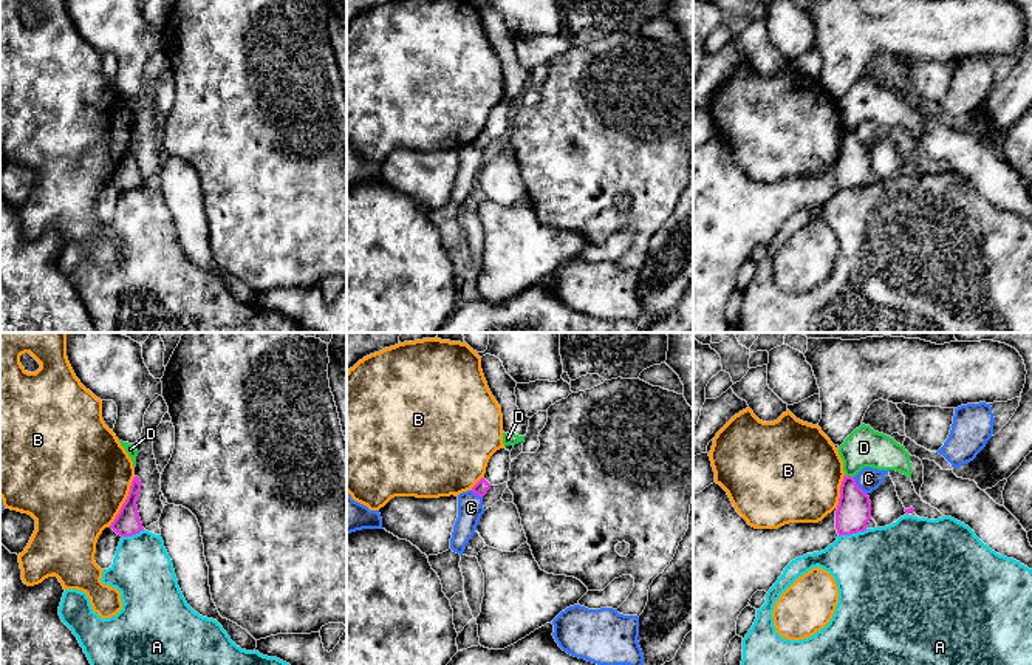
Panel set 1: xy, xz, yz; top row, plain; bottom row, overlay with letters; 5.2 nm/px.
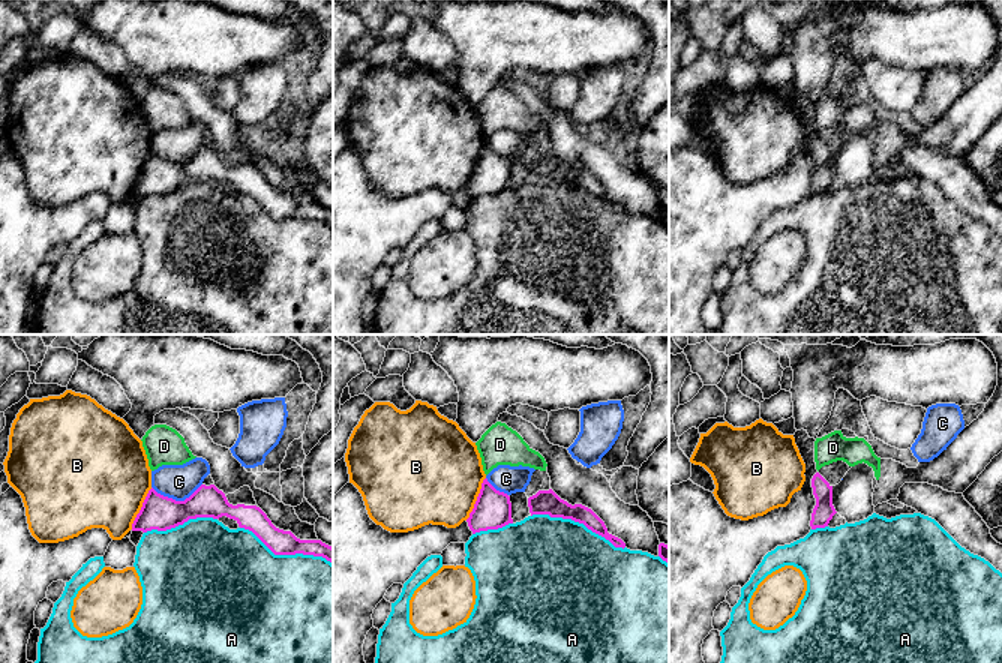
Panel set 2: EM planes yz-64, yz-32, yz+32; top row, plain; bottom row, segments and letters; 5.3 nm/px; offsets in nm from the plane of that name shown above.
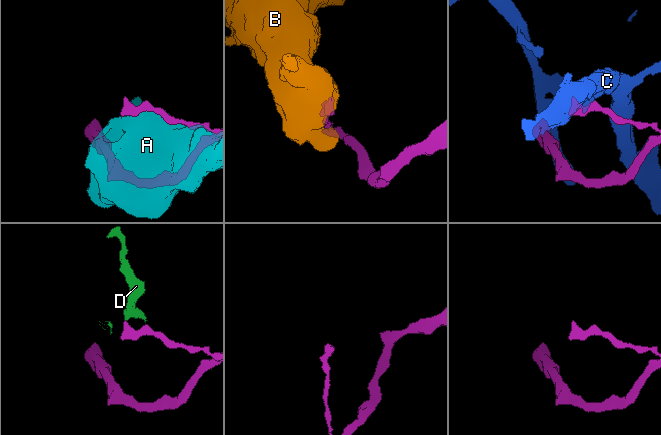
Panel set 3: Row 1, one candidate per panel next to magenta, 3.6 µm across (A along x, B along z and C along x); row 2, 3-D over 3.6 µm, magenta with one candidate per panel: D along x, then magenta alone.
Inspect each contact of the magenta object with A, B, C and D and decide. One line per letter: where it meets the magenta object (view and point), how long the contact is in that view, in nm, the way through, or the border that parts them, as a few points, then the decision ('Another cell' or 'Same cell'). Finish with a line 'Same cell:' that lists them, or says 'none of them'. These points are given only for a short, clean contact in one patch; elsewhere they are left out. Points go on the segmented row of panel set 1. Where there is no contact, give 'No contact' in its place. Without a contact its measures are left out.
A: Touches magenta at yz (853, 532). Shared border 160 nm. Another cell
B: Touches magenta at xy (126, 501). Shared border 300 nm. Boundary: xy (135, 477), (129, 495), (110, 526). Another cell
C: Touches magenta at yz (859, 487). Shared border 120 nm. Another cell
D: Touches magenta at yz (850, 477). Shared border 50 nm. Boundary: yz (845, 474), (853, 478). Another cell
Same cell: none of them

